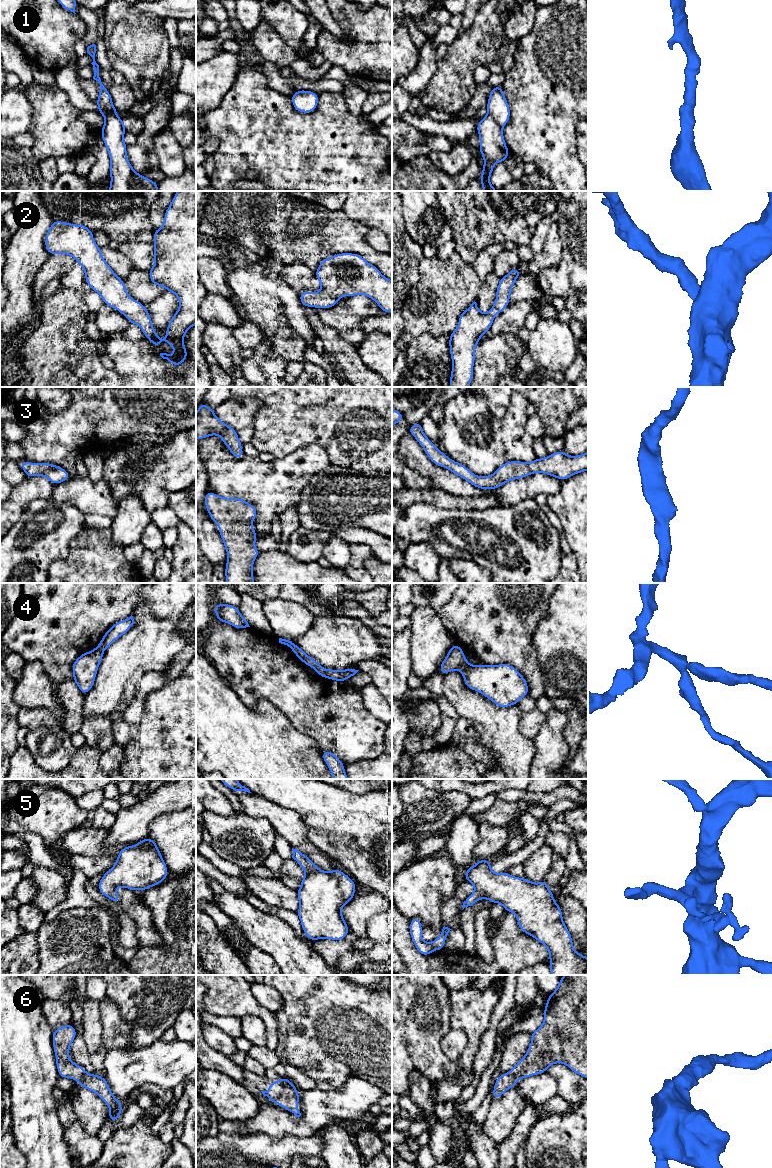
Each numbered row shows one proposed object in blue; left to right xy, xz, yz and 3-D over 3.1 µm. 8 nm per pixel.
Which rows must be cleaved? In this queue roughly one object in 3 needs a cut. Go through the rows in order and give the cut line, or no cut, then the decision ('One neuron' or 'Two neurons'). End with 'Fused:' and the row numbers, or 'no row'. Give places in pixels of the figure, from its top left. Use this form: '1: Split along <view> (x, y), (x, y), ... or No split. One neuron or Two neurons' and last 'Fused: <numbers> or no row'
1: No split. One neuron
2: No split. One neuron
3: No split. One neuron
4: Split along xy (97, 647), (102, 652). Two neurons
5: No split. One neuron
6: No split. One neuron
Fused: 4

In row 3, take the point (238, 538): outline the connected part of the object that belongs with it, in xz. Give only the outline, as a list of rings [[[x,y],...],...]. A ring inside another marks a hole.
[[[206,491],[205,507],[212,521],[219,526],[219,534],[227,552],[225,579],[227,583],[254,583],[252,572],[254,560],[260,554],[254,546],[259,538],[250,524],[256,519],[257,510],[253,504],[237,497],[225,498],[211,491]]]

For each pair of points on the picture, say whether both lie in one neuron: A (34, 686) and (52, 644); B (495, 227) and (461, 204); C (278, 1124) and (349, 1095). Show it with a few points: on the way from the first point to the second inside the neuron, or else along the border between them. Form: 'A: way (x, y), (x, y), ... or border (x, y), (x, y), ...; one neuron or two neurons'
A: border (26, 662), (39, 661), (45, 673), (52, 681); two neurons
B: way (487, 219), (469, 204); one neuron
C: way (296, 1127), (305, 1126), (322, 1109), (331, 1106); one neuron

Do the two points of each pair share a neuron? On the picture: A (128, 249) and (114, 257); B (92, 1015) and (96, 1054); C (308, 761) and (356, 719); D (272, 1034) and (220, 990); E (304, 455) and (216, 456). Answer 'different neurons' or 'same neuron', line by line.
A: different neurons
B: same neuron
C: different neurons
D: same neuron
E: same neuron

